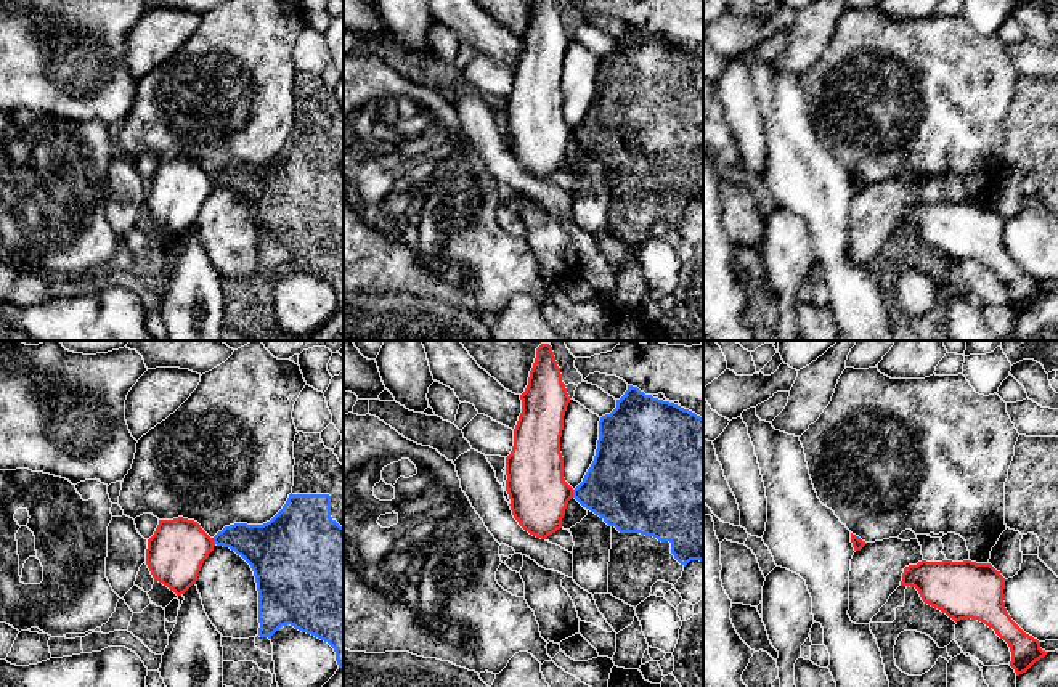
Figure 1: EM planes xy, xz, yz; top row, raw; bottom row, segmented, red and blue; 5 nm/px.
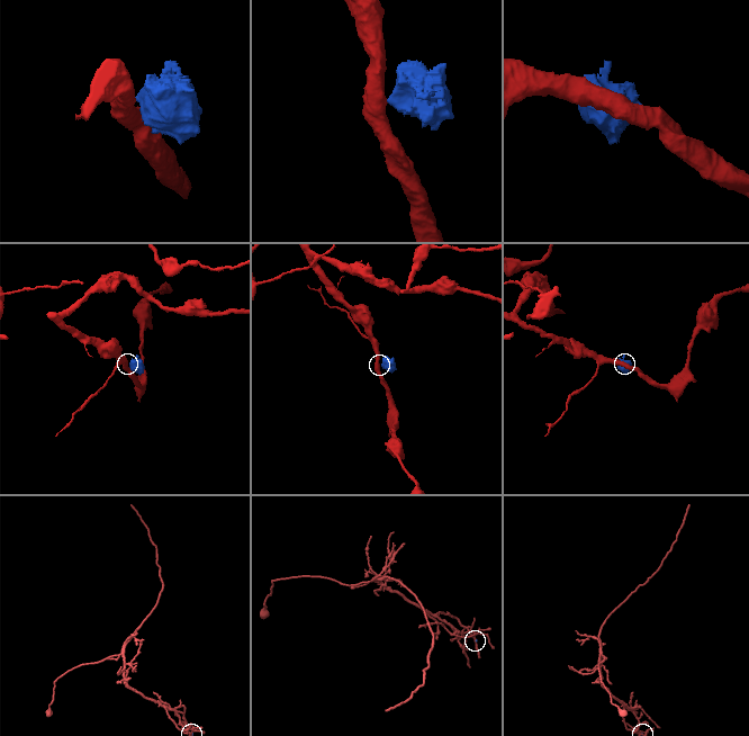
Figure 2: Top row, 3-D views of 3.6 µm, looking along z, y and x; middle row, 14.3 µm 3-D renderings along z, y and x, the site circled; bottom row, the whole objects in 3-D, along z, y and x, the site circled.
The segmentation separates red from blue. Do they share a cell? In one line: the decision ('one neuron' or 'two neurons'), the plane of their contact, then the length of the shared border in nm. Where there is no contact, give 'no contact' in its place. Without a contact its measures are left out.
two neurons | xz | 40 nm

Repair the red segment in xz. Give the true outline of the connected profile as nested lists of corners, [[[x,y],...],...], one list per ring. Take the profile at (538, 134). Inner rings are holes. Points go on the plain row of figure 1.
[[[535,0],[528,26],[520,40],[522,53],[514,69],[514,87],[506,98],[506,132],[519,165],[530,175],[546,180],[562,169],[567,144],[573,138],[573,128],[564,119],[564,98],[560,93],[564,56],[570,37],[555,0]]]

